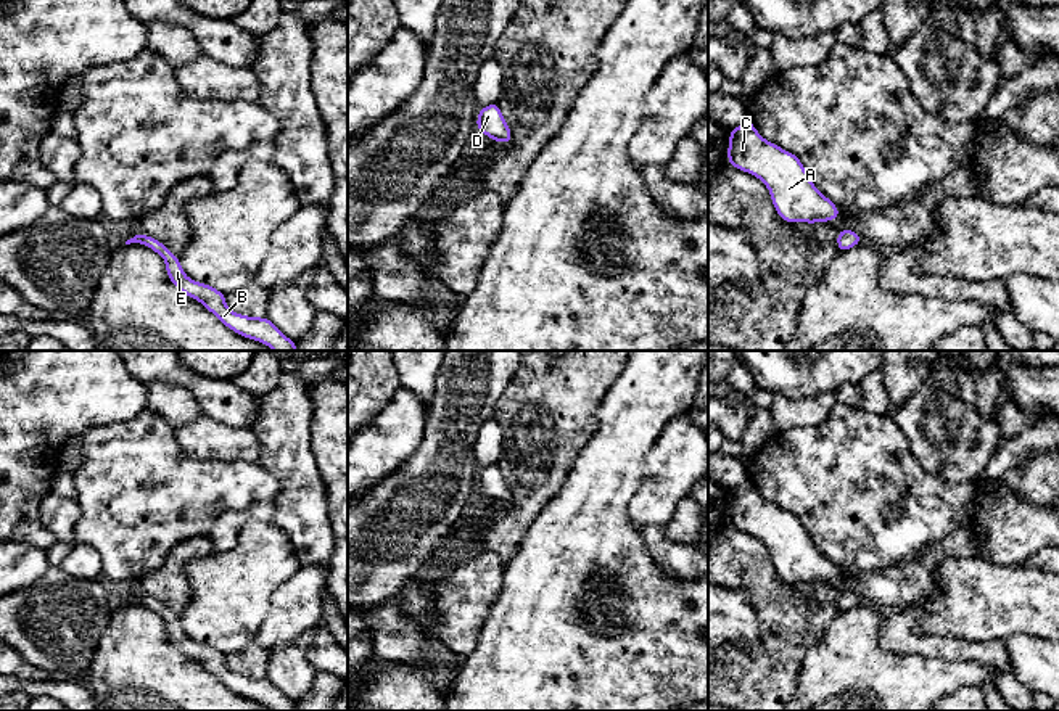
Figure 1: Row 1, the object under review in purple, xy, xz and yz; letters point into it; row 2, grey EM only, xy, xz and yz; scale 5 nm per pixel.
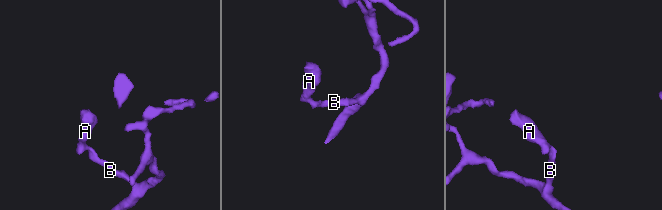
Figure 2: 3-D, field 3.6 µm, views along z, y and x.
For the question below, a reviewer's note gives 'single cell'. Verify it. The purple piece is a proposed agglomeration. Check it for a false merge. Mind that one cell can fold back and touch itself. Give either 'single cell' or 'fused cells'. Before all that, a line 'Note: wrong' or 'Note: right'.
Note: right
single cell

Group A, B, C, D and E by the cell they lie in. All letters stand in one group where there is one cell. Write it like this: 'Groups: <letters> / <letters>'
Groups: A B C D E

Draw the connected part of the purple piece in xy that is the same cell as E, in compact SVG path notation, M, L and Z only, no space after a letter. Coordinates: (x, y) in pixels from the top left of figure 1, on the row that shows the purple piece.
M138 233L127 240L126 245L138 243L145 245L158 253L166 261L166 273L169 280L188 298L200 301L211 314L214 314L232 331L259 341L274 351L298 351L295 341L286 338L267 315L254 319L232 312L225 304L225 294L206 283L195 282L183 273L180 261L174 253L156 238L145 233Z

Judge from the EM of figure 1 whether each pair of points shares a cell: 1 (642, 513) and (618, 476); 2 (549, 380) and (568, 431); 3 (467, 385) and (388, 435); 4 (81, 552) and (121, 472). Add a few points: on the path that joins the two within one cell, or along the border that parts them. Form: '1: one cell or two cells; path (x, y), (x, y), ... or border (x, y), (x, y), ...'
1: two cells; border (642, 459), (642, 480), (628, 509), (641, 531)
2: one cell; path (552, 393), (552, 415), (556, 419)
3: two cells; border (427, 409), (424, 438), (416, 449)
4: two cells; border (74, 541), (89, 544), (98, 554), (103, 576)

